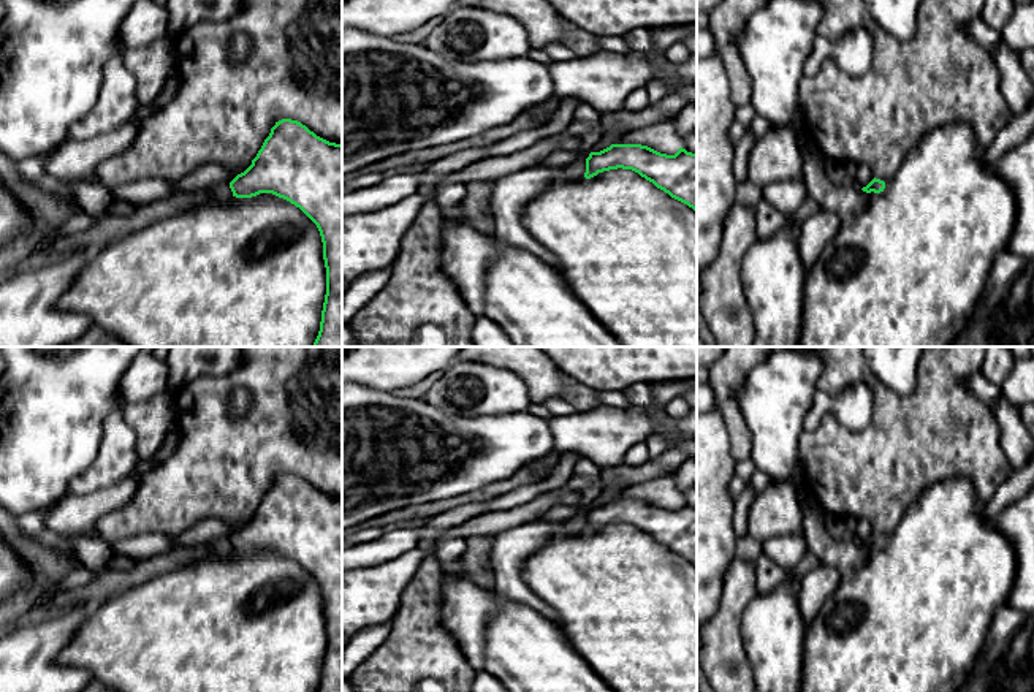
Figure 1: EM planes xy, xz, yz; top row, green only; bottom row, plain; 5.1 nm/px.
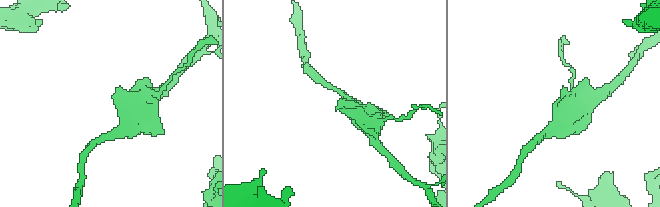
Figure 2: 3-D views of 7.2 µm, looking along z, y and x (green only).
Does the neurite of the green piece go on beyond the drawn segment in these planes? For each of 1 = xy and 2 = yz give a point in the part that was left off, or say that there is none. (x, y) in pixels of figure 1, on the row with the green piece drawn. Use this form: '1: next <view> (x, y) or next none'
1: next none
2: next none

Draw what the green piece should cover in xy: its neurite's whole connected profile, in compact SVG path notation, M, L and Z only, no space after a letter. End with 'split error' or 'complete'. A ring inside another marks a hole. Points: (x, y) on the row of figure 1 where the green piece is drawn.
M282 119L230 188L236 198L272 193L299 207L317 225L323 242L326 295L314 347L342 347L342 144L317 136L298 120Z; complete

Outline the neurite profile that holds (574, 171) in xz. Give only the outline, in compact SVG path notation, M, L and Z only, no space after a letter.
M578 158L565 168L559 169L559 179L562 181L580 181L586 173L586 160Z

